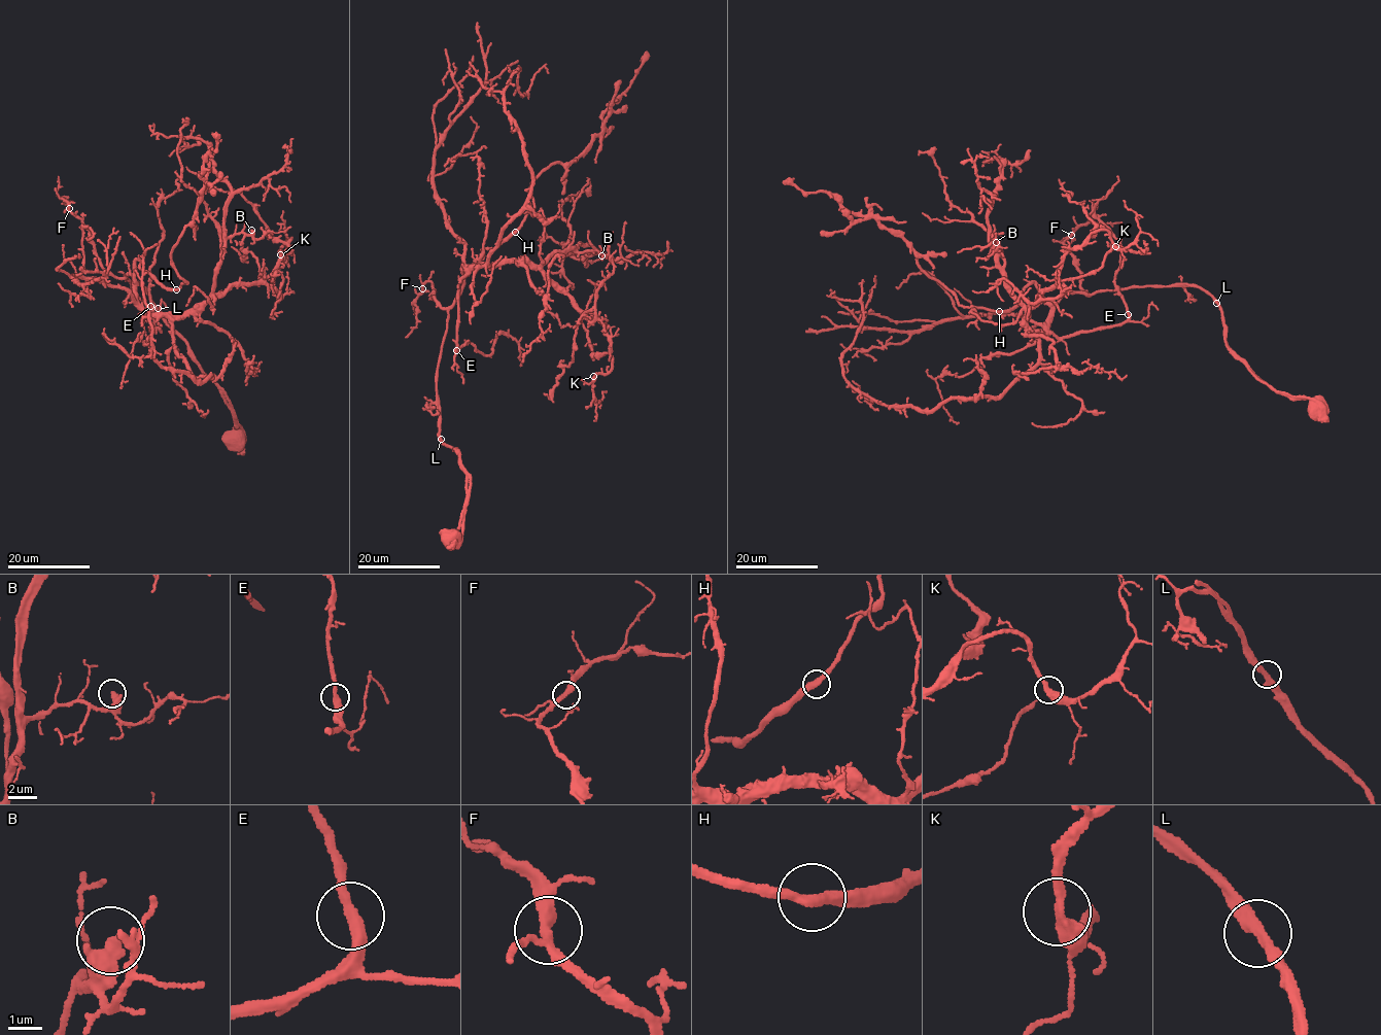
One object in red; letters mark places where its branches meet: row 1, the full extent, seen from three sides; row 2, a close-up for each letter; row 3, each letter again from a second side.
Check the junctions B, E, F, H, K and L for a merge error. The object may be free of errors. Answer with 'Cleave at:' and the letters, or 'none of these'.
Cleave at: L

